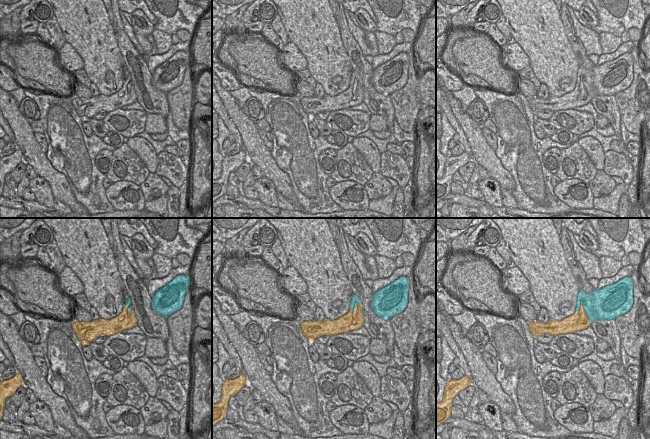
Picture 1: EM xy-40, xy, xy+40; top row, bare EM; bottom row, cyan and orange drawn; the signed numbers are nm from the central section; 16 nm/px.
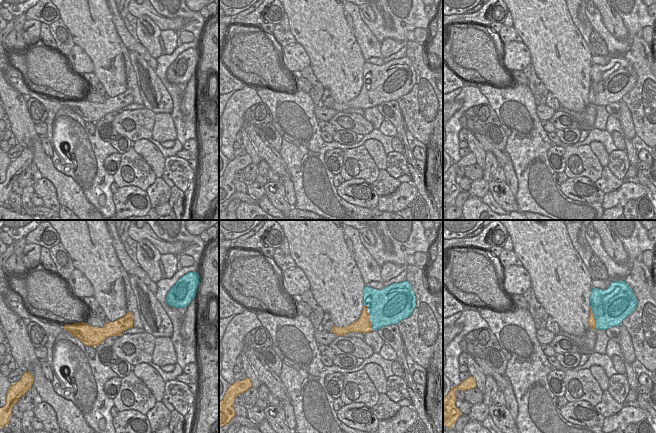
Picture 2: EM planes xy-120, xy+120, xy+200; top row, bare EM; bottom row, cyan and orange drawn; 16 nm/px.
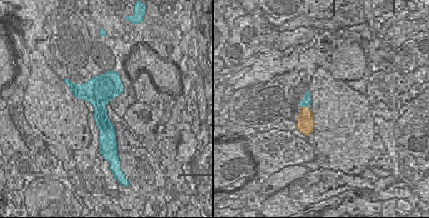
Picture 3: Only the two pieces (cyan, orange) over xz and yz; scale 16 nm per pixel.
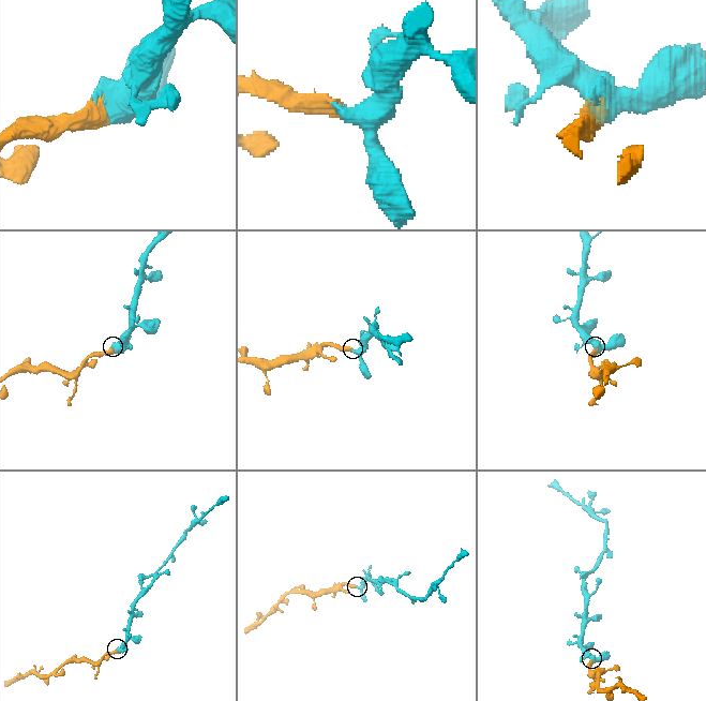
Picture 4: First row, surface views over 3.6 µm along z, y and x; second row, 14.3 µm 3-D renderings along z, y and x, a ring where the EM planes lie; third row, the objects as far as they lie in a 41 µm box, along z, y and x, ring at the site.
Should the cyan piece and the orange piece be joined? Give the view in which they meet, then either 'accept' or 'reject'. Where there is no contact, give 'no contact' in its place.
xy+40 | accept

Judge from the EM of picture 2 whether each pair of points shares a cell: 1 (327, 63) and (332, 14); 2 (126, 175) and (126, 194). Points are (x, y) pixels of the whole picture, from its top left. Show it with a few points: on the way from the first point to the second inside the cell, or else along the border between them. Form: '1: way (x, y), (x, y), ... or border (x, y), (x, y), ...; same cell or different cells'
1: way (327, 51), (327, 26); same cell
2: border (119, 187), (137, 186), (145, 191); different cells

